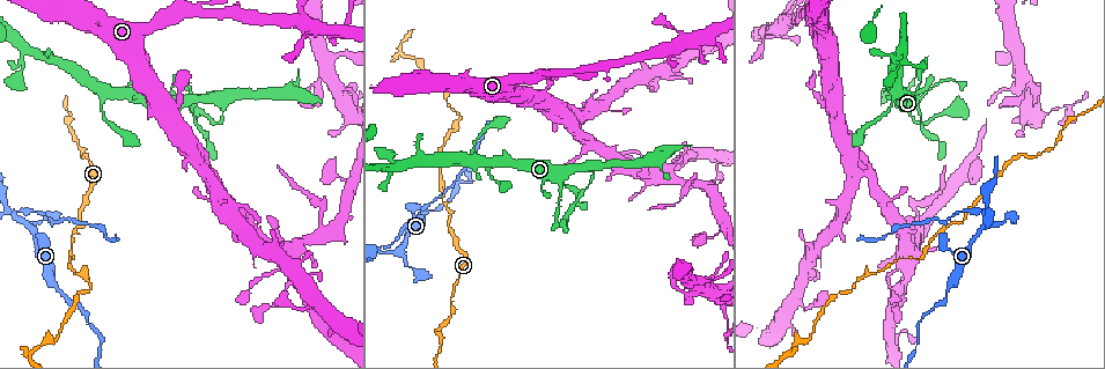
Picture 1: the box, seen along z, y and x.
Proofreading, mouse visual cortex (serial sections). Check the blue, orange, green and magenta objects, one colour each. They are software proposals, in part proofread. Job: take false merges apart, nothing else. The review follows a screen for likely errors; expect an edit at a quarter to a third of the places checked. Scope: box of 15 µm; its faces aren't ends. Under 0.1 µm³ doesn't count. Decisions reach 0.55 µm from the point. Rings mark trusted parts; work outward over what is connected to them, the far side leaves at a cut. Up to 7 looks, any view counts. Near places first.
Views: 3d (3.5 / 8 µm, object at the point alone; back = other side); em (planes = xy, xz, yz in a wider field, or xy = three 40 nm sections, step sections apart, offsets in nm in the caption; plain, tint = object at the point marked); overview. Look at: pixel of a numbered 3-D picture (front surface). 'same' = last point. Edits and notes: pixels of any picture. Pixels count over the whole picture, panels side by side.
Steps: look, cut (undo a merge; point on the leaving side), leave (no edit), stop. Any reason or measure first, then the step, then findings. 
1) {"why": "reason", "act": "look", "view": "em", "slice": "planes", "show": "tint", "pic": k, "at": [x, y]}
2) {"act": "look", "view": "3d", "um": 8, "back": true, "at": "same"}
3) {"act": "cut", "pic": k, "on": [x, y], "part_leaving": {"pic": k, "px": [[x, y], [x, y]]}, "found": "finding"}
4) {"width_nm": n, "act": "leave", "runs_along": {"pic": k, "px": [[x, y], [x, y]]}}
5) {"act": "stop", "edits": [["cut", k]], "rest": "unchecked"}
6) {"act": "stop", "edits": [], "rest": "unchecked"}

{"why": "a narrow waist", "act": "look", "view": "3d", "um": 3.5, "pic": 1, "at": [882, 113]}

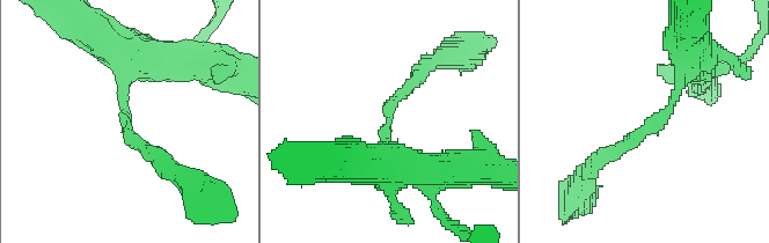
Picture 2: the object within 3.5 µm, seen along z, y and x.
{"why": "now the EM", "act": "look", "view": "em", "slice": "xy", "step": 2, "show": "tint", "pic": 2, "at": [388, 120]}

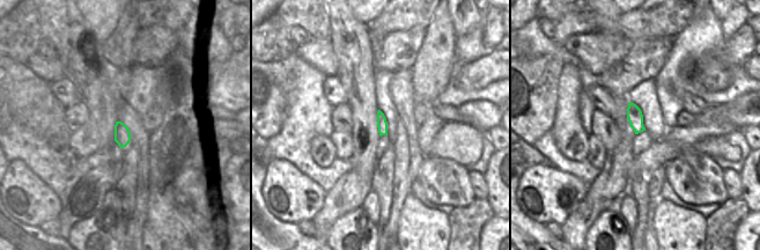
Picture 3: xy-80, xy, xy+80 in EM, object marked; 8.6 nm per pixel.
{"act": "leave", "runs_along": {"pic": 2, "px": [[693, 54], [654, 126], [595, 164]]}, "found": "all the same cell"}

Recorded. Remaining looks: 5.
{"why": "four-way junction", "act": "look", "view": "3d", "um": 3.5, "pic": 1, "at": [7, 210]}

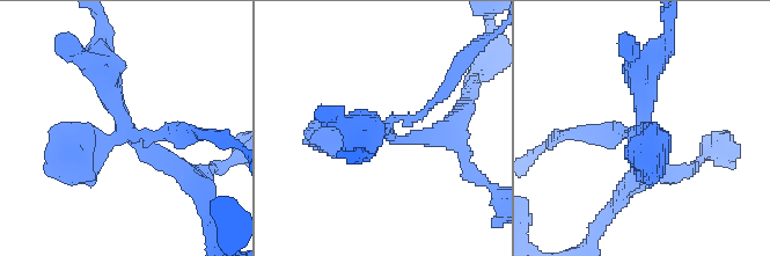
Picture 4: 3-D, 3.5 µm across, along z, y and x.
{"arms": 4, "arm_widths_nm": [150, 250, 300, 350], "act": "look", "view": "em", "slice": "planes", "show": "tint", "pic": 4, "at": [127, 131]}

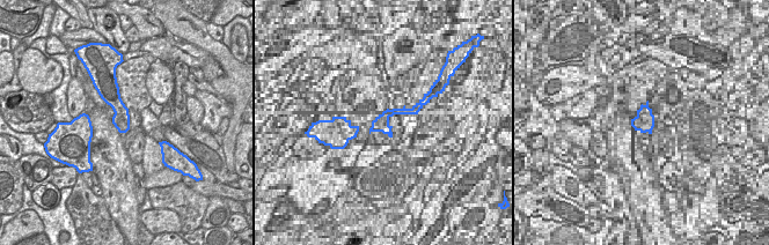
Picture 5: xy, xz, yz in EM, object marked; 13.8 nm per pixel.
{"act": "look", "view": "em", "slice": "xy", "step": 2, "show": "tint", "at": "same"}

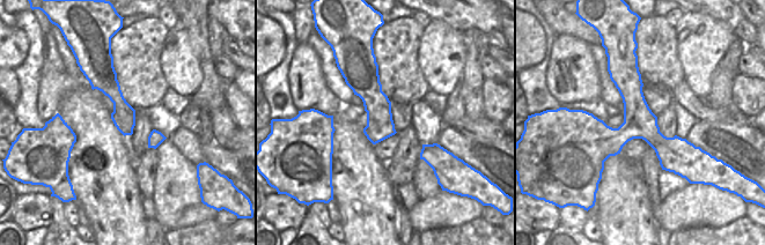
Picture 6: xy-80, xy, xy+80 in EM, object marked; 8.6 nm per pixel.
{"act": "cut", "pic": 4, "on": [608, 126], "part_leaving": {"pic": 4, "px": [[405, 119], [445, 93], [483, 42]]}, "found": "a second cell is stuck on"}

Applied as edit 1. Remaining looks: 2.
{"act": "stop", "edits": [["cut", 4]], "rest": "unchecked"}

